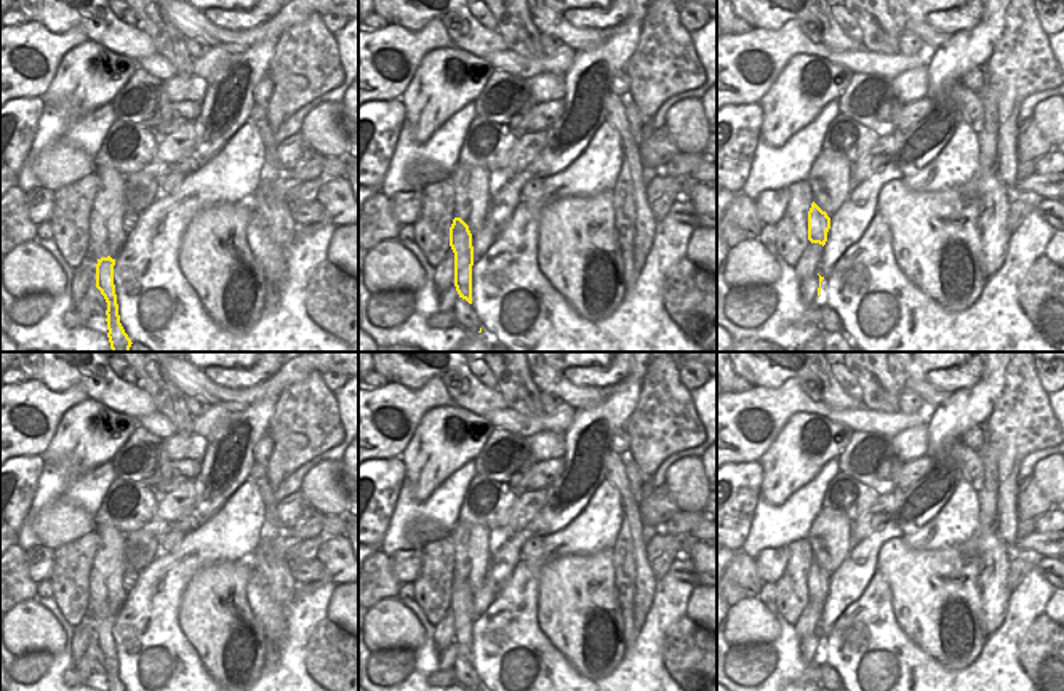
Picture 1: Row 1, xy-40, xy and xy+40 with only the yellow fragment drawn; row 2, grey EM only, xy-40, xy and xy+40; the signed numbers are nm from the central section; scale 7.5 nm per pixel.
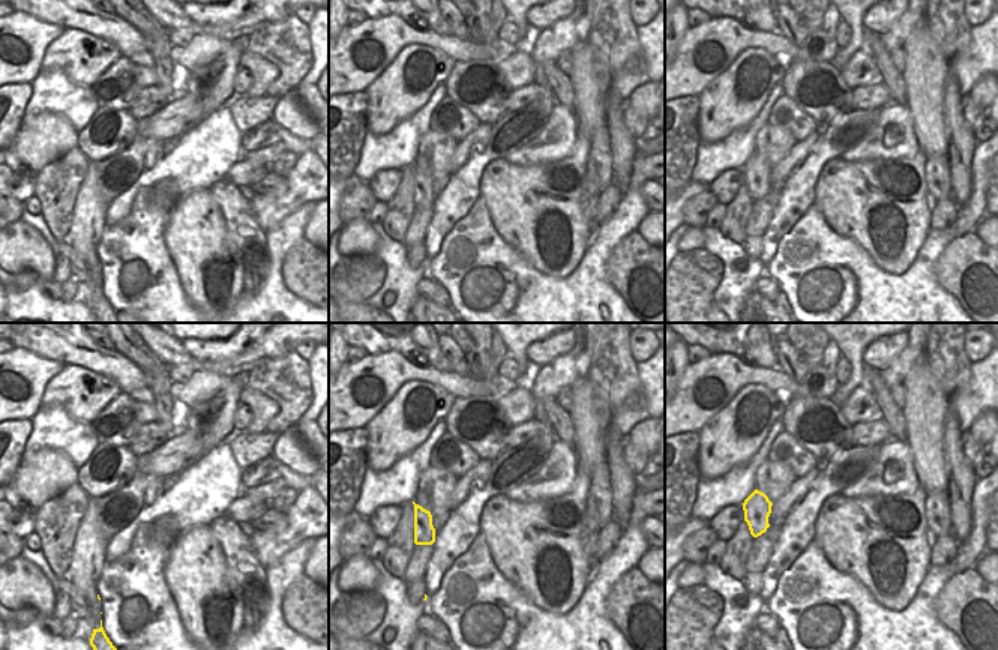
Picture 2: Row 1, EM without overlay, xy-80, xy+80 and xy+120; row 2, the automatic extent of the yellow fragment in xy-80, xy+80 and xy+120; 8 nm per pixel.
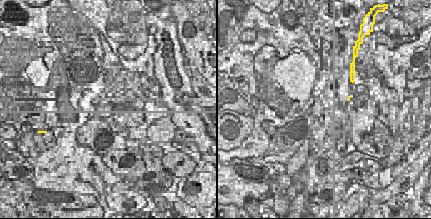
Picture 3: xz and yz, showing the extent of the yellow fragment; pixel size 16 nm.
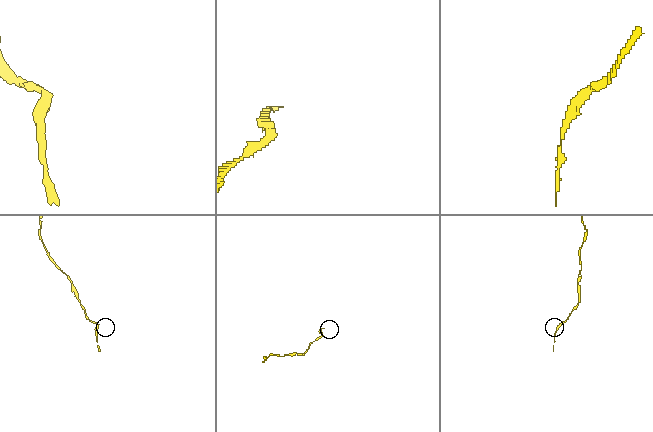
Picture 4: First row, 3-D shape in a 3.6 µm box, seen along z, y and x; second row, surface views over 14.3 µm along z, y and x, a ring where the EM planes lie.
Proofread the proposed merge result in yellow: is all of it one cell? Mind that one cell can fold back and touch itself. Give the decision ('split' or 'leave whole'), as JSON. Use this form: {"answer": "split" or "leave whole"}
{"answer": "leave whole"}

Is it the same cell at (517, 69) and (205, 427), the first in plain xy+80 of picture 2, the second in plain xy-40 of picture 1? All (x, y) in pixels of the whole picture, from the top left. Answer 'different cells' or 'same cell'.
different cells

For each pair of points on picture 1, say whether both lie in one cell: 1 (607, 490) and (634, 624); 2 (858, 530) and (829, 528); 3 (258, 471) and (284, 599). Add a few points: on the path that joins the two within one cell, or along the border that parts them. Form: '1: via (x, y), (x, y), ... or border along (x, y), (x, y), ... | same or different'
1: border along (621, 501), (621, 530), (612, 547) | different
2: border along (853, 523), (852, 543) | different
3: via (269, 503), (268, 562), (272, 567) | same

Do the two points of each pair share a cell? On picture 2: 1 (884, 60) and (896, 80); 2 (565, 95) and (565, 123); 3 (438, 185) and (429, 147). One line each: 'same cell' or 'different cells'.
1: same cell
2: different cells
3: same cell

